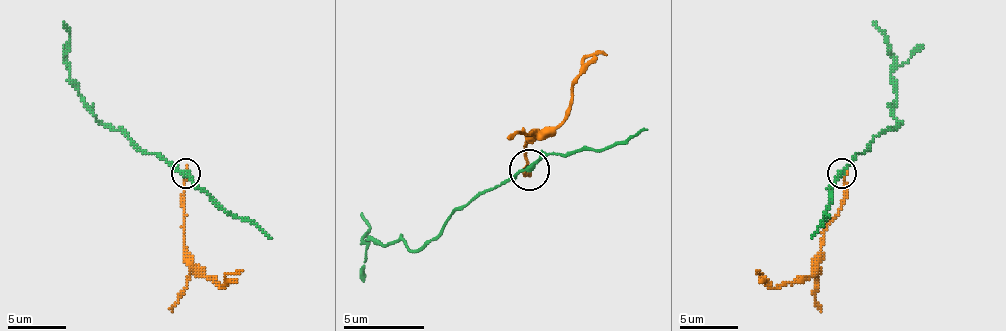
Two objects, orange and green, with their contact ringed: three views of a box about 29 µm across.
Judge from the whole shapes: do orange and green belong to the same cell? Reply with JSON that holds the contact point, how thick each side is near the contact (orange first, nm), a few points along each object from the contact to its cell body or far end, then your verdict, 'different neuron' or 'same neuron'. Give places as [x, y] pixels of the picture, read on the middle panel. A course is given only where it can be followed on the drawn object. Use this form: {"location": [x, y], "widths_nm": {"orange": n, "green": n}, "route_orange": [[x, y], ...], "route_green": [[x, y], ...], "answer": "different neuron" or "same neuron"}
{"location": [529, 170], "widths_nm": {"orange": 200, "green": 280}, "route_orange": [[530, 173], [526, 173], [526, 144], [546, 136], [566, 116], [586, 60], [606, 52]], "route_green": [[530, 169], [477, 193], [445, 225], [413, 249], [405, 241], [365, 241], [369, 229], [361, 213]], "answer": "different neuron"}

